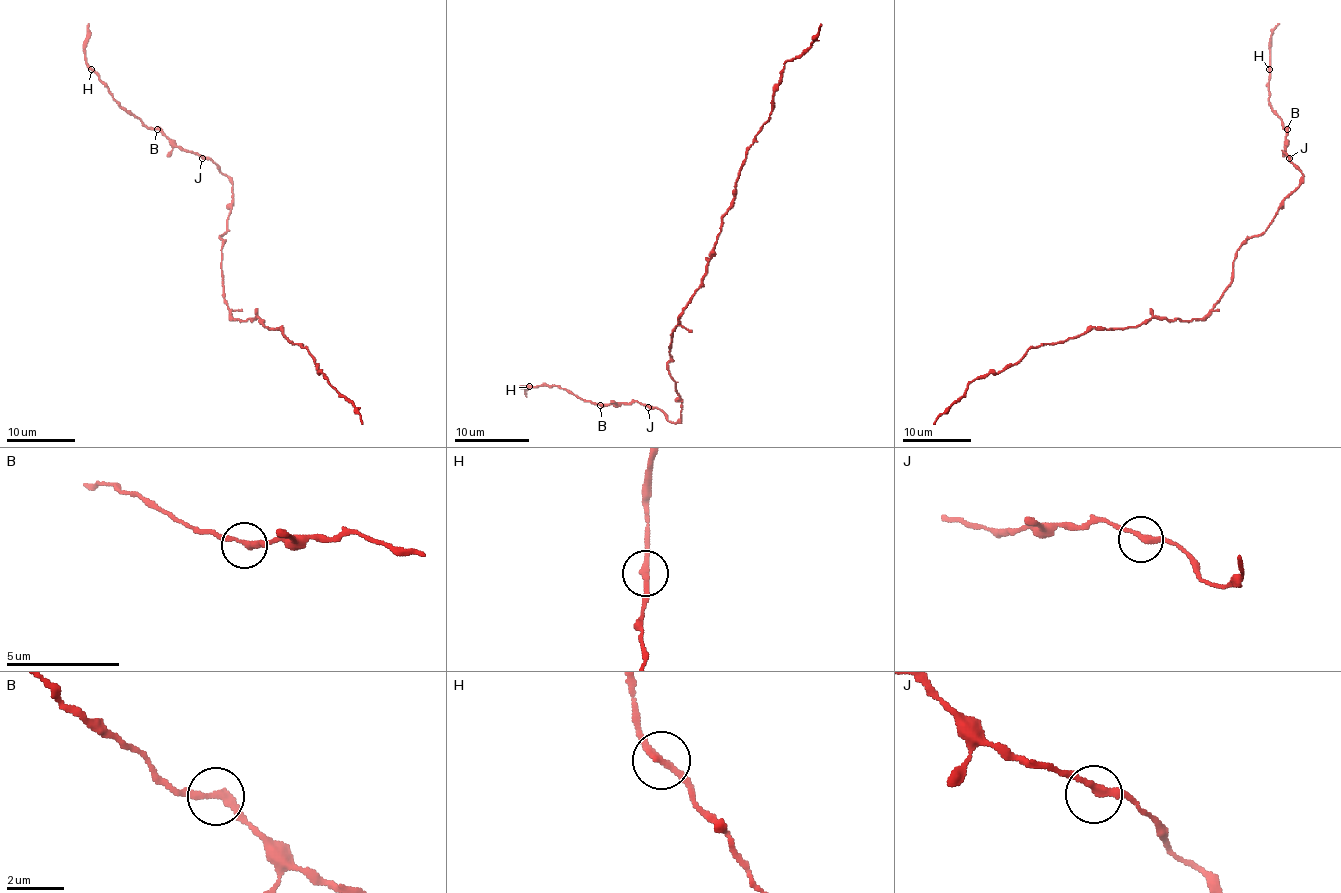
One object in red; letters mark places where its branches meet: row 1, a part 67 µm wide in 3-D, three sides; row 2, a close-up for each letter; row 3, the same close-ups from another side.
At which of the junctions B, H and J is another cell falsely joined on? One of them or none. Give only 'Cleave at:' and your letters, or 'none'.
Cleave at: none

